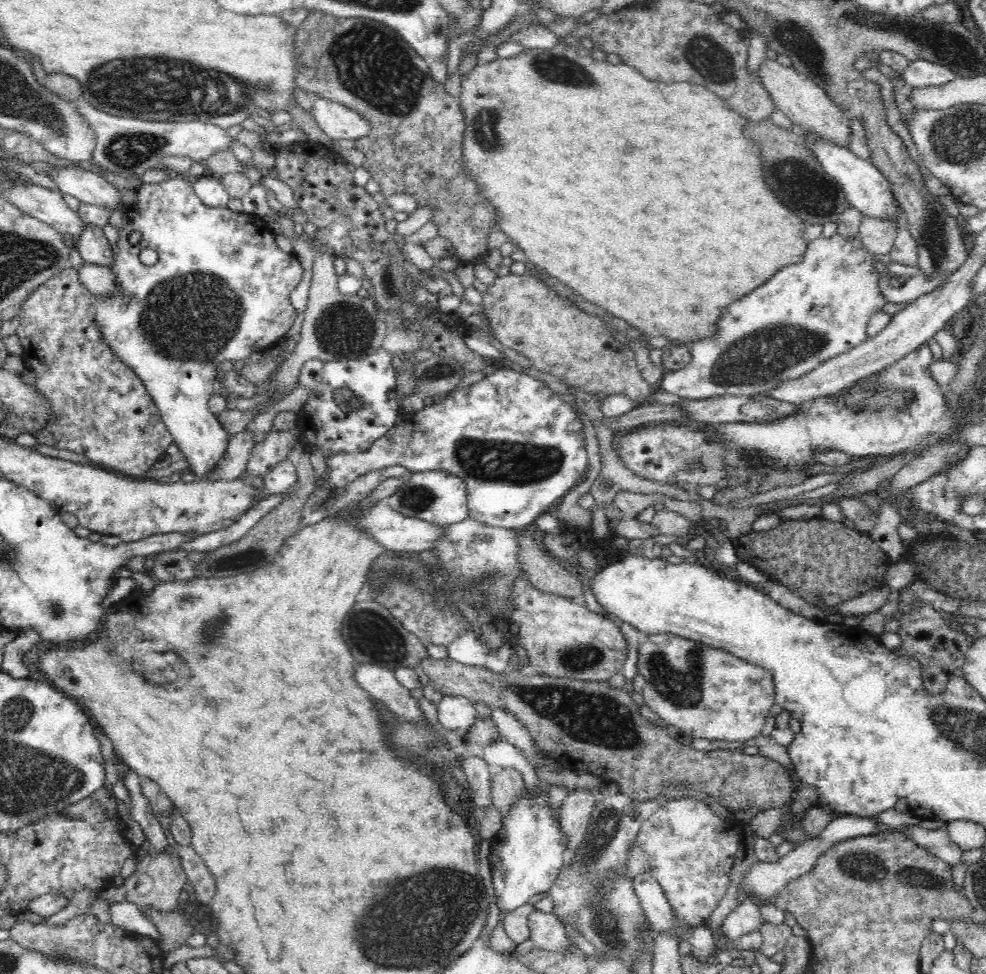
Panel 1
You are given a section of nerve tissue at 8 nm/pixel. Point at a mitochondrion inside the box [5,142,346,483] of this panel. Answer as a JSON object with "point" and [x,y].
{"point":[194,318]}

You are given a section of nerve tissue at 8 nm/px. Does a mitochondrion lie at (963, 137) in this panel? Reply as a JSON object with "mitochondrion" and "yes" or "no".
{"mitochondrion":"yes"}

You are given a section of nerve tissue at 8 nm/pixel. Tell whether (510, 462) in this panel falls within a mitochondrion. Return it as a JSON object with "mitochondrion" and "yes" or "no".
{"mitochondrion":"yes"}

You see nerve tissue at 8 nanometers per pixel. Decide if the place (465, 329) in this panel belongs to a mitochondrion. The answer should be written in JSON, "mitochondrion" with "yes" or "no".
{"mitochondrion":"no"}

